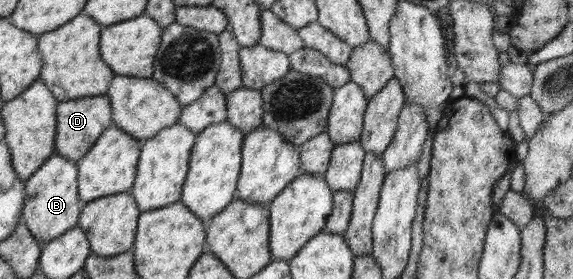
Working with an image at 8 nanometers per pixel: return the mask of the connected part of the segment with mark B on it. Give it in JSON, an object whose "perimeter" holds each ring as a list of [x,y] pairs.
{"perimeter":[[[54,153],[24,181],[24,187],[26,191],[22,210],[23,220],[35,241],[45,244],[62,236],[67,230],[77,227],[83,205],[78,195],[76,162]]]}

